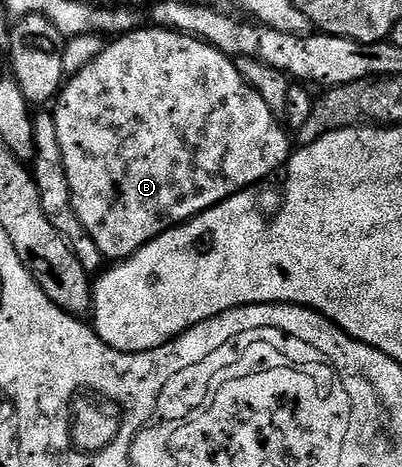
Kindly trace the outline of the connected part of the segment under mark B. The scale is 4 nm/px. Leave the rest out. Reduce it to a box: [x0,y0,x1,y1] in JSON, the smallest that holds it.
[51,24,291,260]

